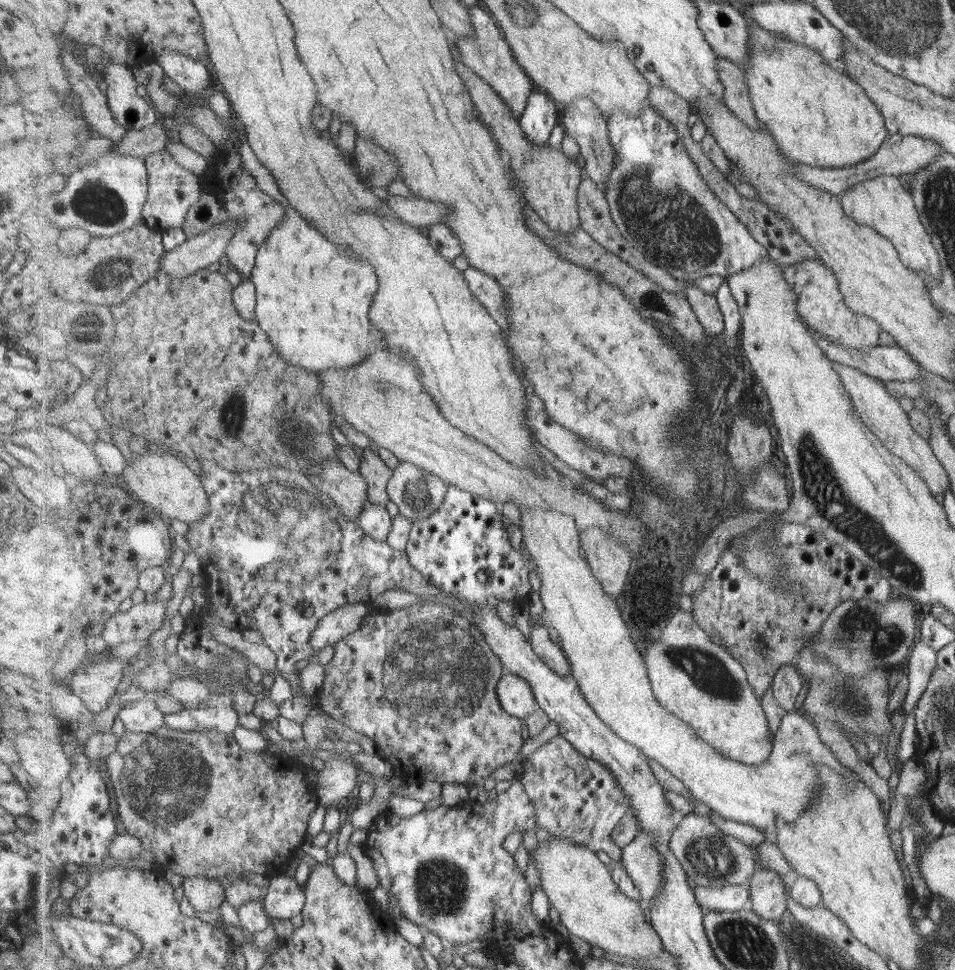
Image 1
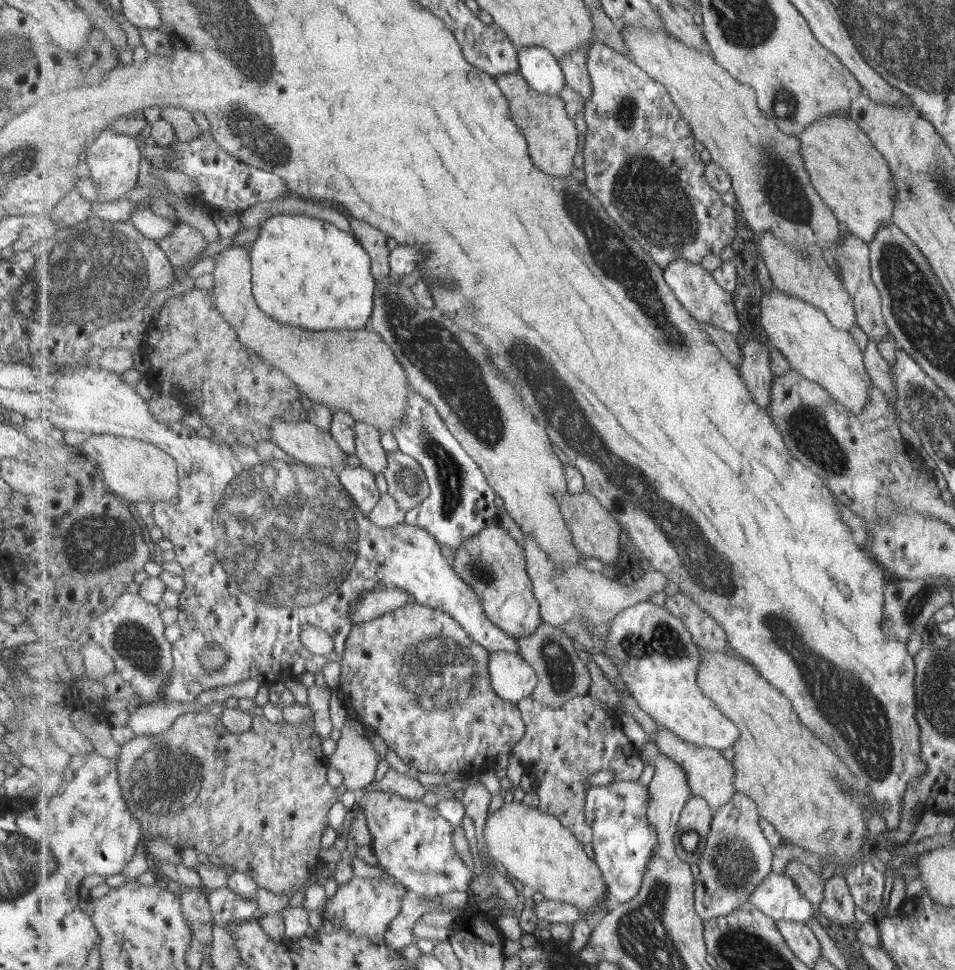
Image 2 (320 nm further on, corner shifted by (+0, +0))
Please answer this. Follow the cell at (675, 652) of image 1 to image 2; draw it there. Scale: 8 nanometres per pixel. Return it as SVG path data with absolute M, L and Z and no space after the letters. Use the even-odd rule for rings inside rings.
M644 601L617 614L609 631L611 642L608 656L616 662L622 680L638 700L639 706L660 726L695 746L717 750L734 746L742 732L699 686L699 646L680 617L665 606Z

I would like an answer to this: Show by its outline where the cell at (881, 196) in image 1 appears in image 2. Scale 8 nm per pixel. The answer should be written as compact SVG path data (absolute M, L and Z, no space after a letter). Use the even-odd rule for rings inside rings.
M834 112L811 123L800 135L812 183L843 225L870 243L883 223L891 223L894 186L883 155L849 114Z

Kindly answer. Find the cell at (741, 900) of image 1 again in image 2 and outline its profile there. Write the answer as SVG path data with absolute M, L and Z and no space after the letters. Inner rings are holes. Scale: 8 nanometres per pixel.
M771 874L753 894L751 906L771 916L776 922L806 922L817 908L807 899L787 874Z

